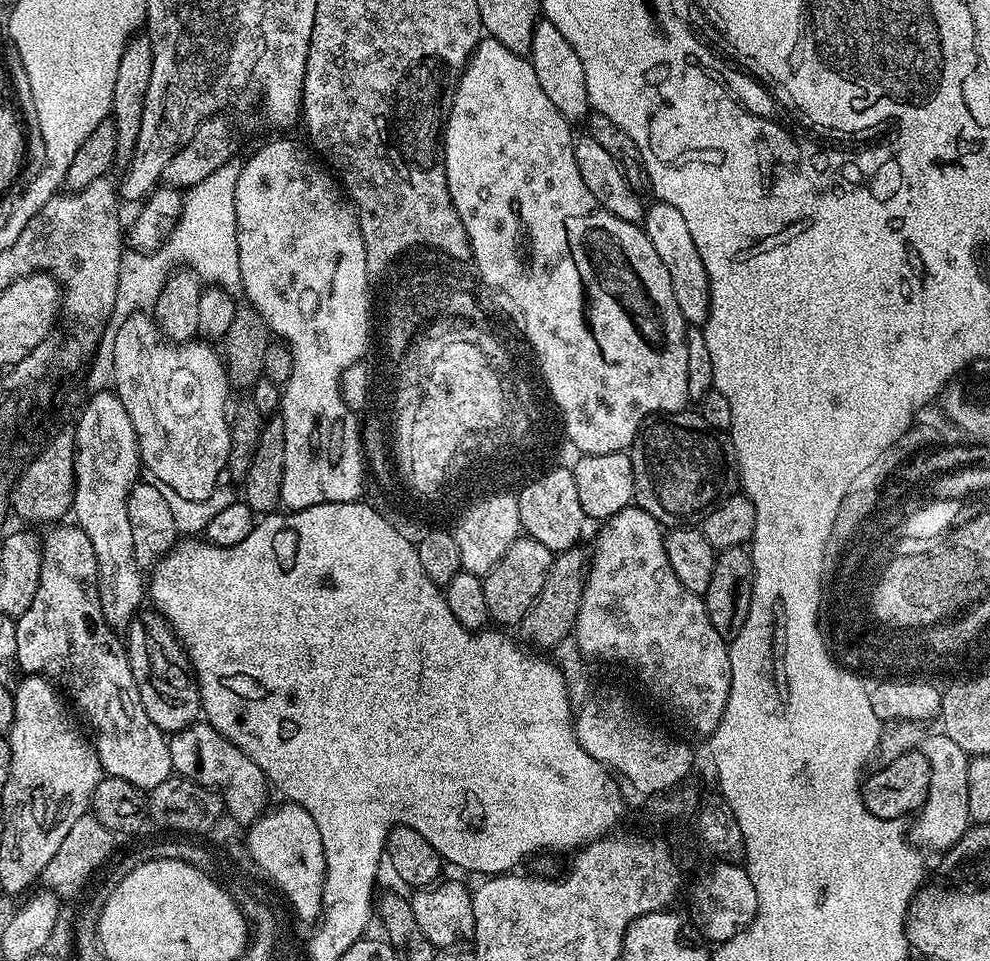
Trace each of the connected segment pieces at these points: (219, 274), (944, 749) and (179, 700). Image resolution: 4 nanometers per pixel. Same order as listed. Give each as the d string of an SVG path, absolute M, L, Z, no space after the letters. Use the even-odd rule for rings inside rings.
M233 158L230 162L226 162L226 166L218 166L218 169L220 172L214 170L214 173L220 176L220 220L216 220L216 212L212 212L212 196L208 196L208 180L202 178L204 188L200 188L200 192L204 192L204 196L200 196L200 200L204 200L204 204L182 204L176 224L157 250L151 254L137 250L125 251L120 263L117 309L151 309L156 299L160 297L164 281L177 266L191 270L205 285L218 287L231 294L241 291L234 190L238 186L238 174L242 174L242 163L239 159ZM216 224L220 224L220 228L216 228ZM216 240L220 240L220 244L216 244Z
M943 734L929 735L922 751L930 762L930 790L926 794L926 802L915 813L916 821L912 828L910 824L910 839L921 850L943 854L955 846L970 826L970 786L966 786L970 756L962 750L962 746L958 746L958 742L954 742L954 738Z
M140 618L133 619L126 629L127 638L123 641L124 651L128 654L130 670L134 674L134 682L138 686L138 694L142 698L142 710L146 710L150 722L158 726L165 734L181 732L201 719L200 690L193 677L183 672L166 653L160 644L148 633L146 625Z

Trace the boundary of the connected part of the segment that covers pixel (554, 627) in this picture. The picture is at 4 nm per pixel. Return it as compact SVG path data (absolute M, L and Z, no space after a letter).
M577 546L553 555L550 574L546 574L546 586L542 586L542 594L538 594L534 606L530 606L530 610L518 625L519 631L524 631L525 638L540 648L552 648L555 644L562 643L567 636L569 639L573 635L590 563L589 553L582 549L583 547Z

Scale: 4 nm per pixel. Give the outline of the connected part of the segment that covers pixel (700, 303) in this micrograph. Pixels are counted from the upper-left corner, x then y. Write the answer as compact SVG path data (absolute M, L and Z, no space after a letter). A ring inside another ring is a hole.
M652 202L647 205L642 227L658 258L662 258L662 266L666 266L670 274L670 286L674 286L674 299L678 302L678 310L682 310L682 318L689 325L702 326L708 320L710 310L708 275L706 266L702 266L702 254L698 254L698 246L694 246L694 238L690 238L682 214L674 210L674 206Z

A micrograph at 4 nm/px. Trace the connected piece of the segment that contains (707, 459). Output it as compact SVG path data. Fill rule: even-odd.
M692 410L683 412L669 412L667 414L657 415L655 418L649 419L641 424L640 431L636 433L634 442L630 449L632 458L632 469L634 470L634 504L635 507L646 510L646 514L650 514L665 529L687 528L689 526L703 525L704 520L713 512L715 508L722 503L727 496L733 495L738 488L738 469L736 466L736 451L732 445L731 439L725 433L712 429L706 424L702 416Z

